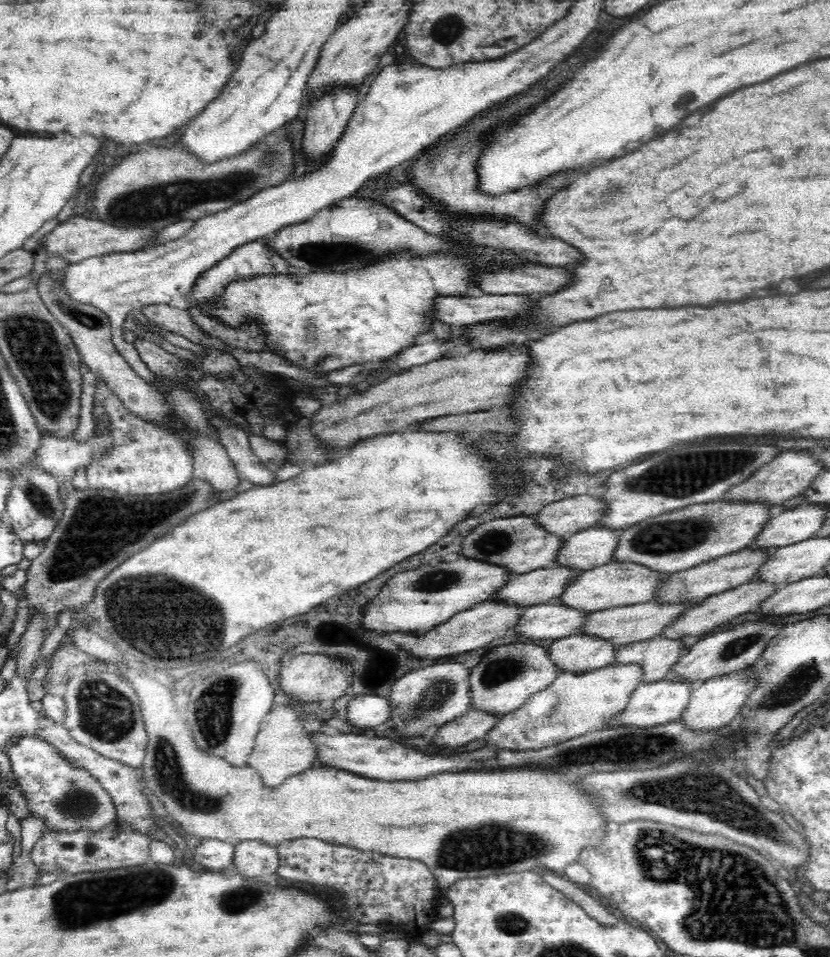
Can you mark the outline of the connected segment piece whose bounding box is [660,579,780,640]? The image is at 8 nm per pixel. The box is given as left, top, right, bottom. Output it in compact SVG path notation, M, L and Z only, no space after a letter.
M754 579L752 582L744 583L732 590L709 596L699 605L686 609L682 616L676 622L672 622L670 626L666 626L666 630L662 631L660 635L670 640L681 640L684 636L707 634L723 623L733 622L741 614L755 610L763 600L766 600L778 588L780 588L780 584L770 584L763 582L763 580Z

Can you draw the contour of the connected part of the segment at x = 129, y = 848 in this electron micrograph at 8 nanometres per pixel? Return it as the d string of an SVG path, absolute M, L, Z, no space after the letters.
M116 818L98 832L84 830L66 832L49 829L39 841L34 842L31 859L40 871L78 874L144 864L149 857L151 842L148 835L132 829L128 822Z

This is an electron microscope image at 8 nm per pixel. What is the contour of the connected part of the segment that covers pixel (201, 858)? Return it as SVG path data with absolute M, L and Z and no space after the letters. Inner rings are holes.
M215 838L202 839L192 860L212 871L227 871L233 866L235 846Z

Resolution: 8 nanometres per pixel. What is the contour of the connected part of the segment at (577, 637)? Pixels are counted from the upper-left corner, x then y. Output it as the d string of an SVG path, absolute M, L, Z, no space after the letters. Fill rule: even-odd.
M576 633L556 639L549 655L561 672L586 672L614 664L617 648L609 640Z

